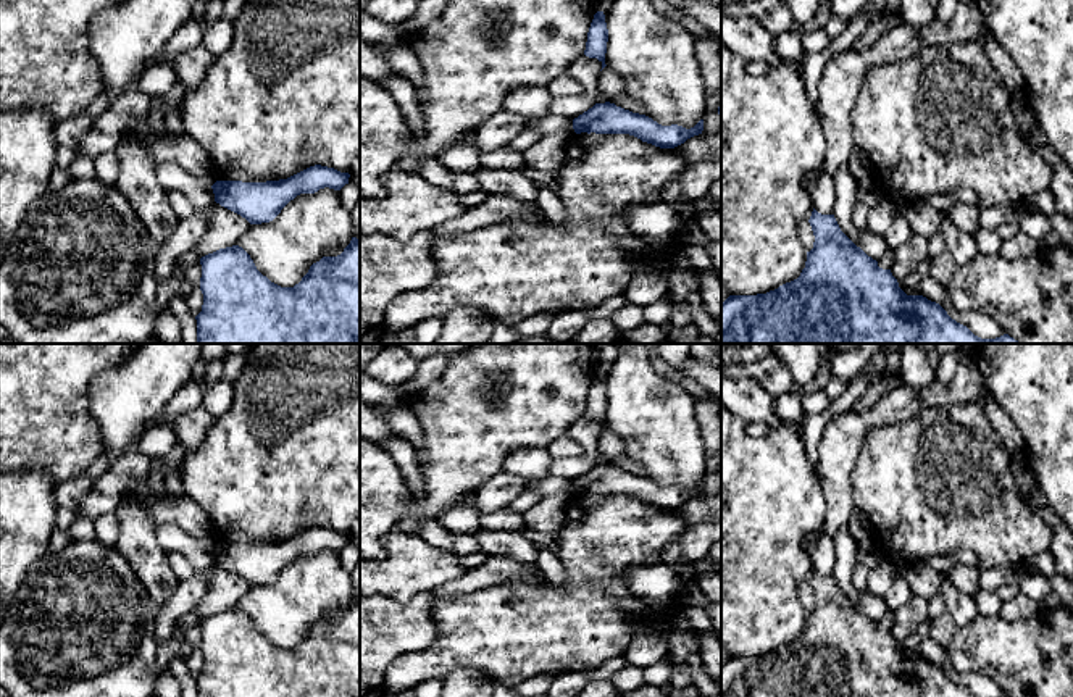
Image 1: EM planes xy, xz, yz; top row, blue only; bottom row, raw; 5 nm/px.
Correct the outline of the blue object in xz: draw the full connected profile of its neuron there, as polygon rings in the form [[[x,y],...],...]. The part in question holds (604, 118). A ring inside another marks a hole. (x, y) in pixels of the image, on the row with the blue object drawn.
[[[605,102],[595,103],[574,118],[573,129],[576,134],[629,134],[660,148],[674,148],[687,139],[702,134],[704,119],[691,129],[678,124],[662,126],[645,115],[633,113],[615,103]]]

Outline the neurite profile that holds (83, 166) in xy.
[[[76,155],[69,166],[69,173],[73,177],[94,177],[95,176],[94,158],[86,155]]]

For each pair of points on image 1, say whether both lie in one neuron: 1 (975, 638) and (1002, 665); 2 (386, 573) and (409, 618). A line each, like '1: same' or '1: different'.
1: same
2: different

